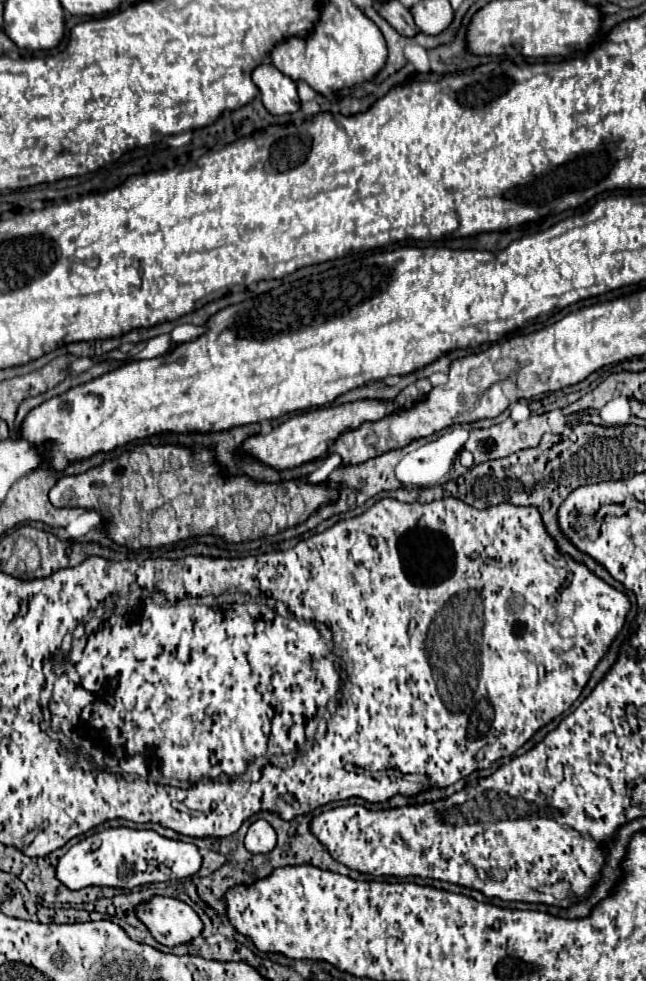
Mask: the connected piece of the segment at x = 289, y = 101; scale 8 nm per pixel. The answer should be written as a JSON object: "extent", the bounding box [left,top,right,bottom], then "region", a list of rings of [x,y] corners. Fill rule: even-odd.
{"extent":[253,62,301,114],"region":[[[263,62],[255,68],[253,82],[257,84],[261,100],[271,114],[293,114],[301,108],[297,84],[289,76],[279,72],[271,62]]]}

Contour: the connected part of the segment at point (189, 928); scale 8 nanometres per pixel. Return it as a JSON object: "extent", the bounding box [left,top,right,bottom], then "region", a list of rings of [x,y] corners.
{"extent":[135,896,203,946],"region":[[[151,896],[147,902],[141,902],[135,906],[135,916],[147,926],[147,930],[151,932],[151,936],[165,946],[179,946],[185,944],[189,940],[193,940],[195,936],[201,934],[203,930],[203,922],[199,920],[199,916],[193,912],[191,906],[187,906],[185,902],[177,900],[177,898],[167,898],[167,896]]]}

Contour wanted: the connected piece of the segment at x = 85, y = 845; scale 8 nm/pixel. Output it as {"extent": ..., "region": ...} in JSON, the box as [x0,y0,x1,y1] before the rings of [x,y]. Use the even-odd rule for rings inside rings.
{"extent":[57,826,201,890],"region":[[[119,826],[101,830],[73,844],[57,864],[57,878],[69,890],[79,890],[85,886],[135,888],[149,882],[165,882],[169,878],[187,878],[199,872],[199,868],[201,854],[195,844],[169,840],[153,830]]]}

